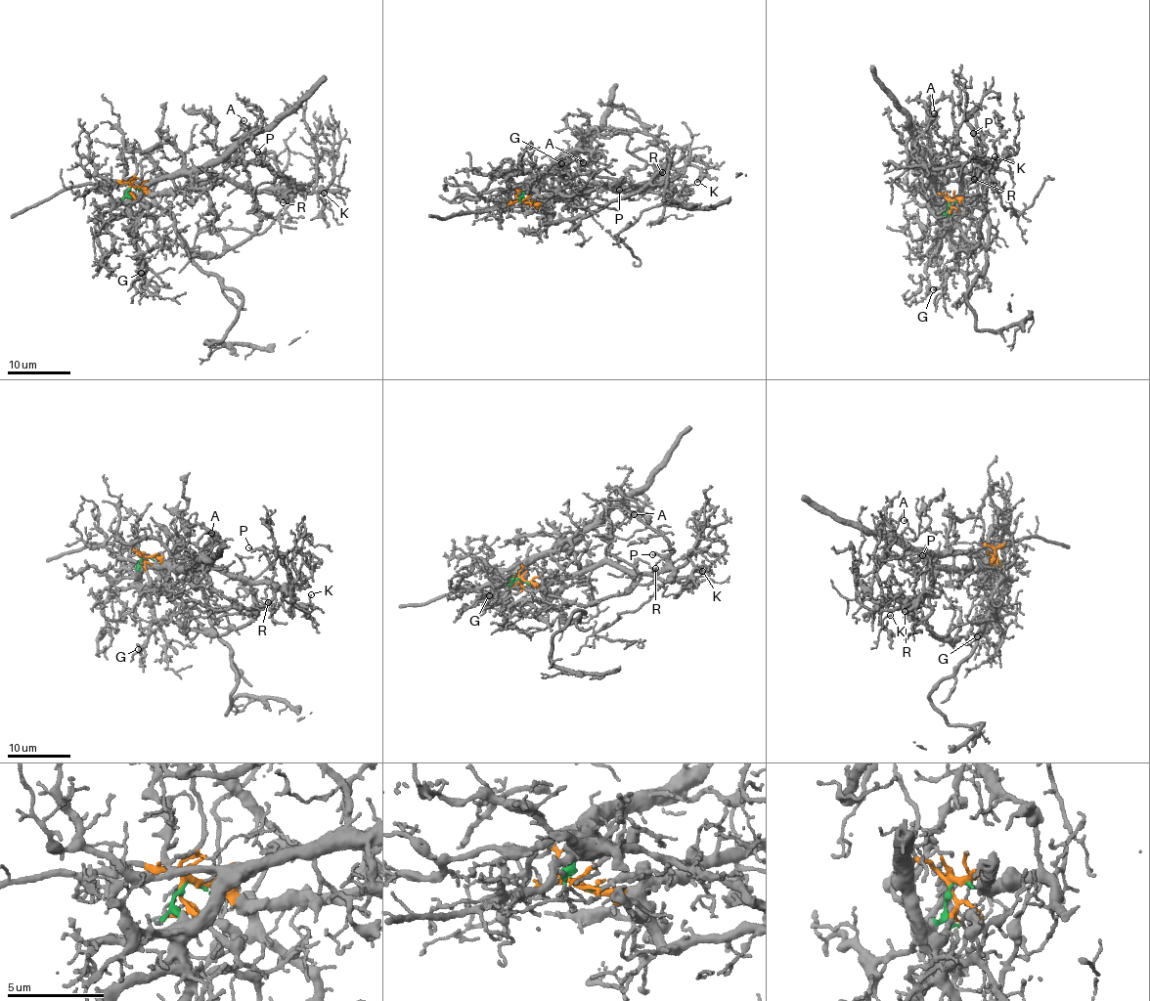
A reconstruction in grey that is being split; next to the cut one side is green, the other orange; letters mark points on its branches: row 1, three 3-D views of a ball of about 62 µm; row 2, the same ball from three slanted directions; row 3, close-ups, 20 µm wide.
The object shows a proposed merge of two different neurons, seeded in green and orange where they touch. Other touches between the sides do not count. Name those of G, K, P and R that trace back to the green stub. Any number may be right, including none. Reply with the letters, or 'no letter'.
G

